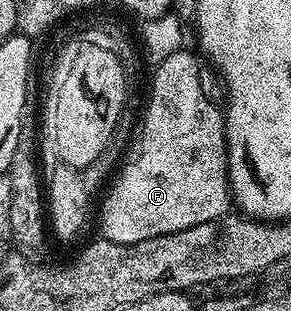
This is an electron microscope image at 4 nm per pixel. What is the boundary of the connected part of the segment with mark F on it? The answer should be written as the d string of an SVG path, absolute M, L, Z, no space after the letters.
M183 48L172 52L172 56L153 67L154 79L150 82L150 99L146 102L142 135L134 150L135 158L127 157L121 163L109 183L110 191L106 199L101 199L96 214L96 226L102 229L101 237L107 242L140 244L140 240L152 240L152 236L164 236L192 228L196 224L208 224L208 220L217 220L231 213L230 173L226 163L226 120L219 103L217 106L202 87L199 55L189 54L188 50Z

